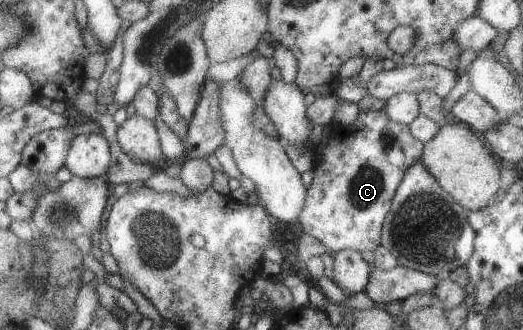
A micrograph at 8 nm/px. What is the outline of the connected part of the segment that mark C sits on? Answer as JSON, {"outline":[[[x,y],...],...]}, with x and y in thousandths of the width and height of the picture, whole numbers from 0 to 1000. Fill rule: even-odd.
{"outline":[[[736,330],[690,336],[681,370],[650,379],[635,370],[633,403],[623,418],[623,445],[600,461],[602,509],[598,548],[587,573],[587,621],[574,648],[579,703],[621,739],[637,773],[654,755],[685,764],[717,761],[730,742],[730,688],[738,652],[746,642],[757,573],[772,539],[772,521],[805,485],[811,433],[795,424],[780,379],[753,370],[742,358]]]}

